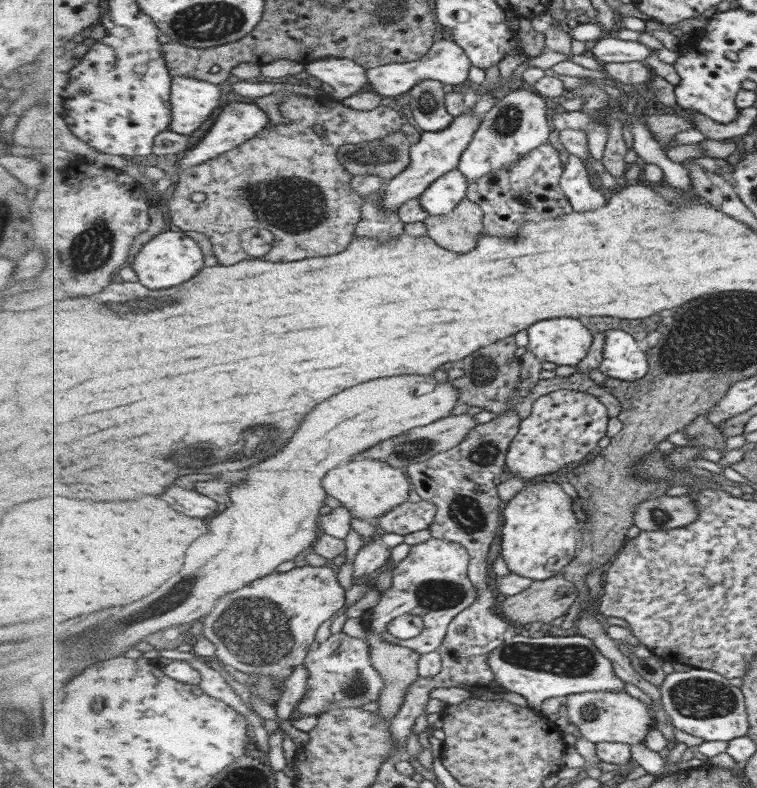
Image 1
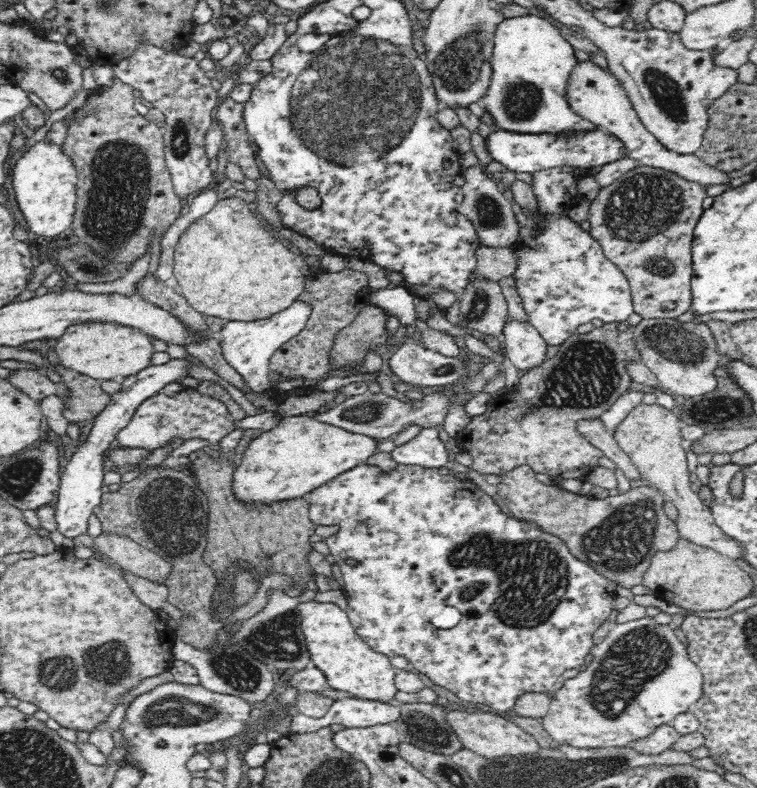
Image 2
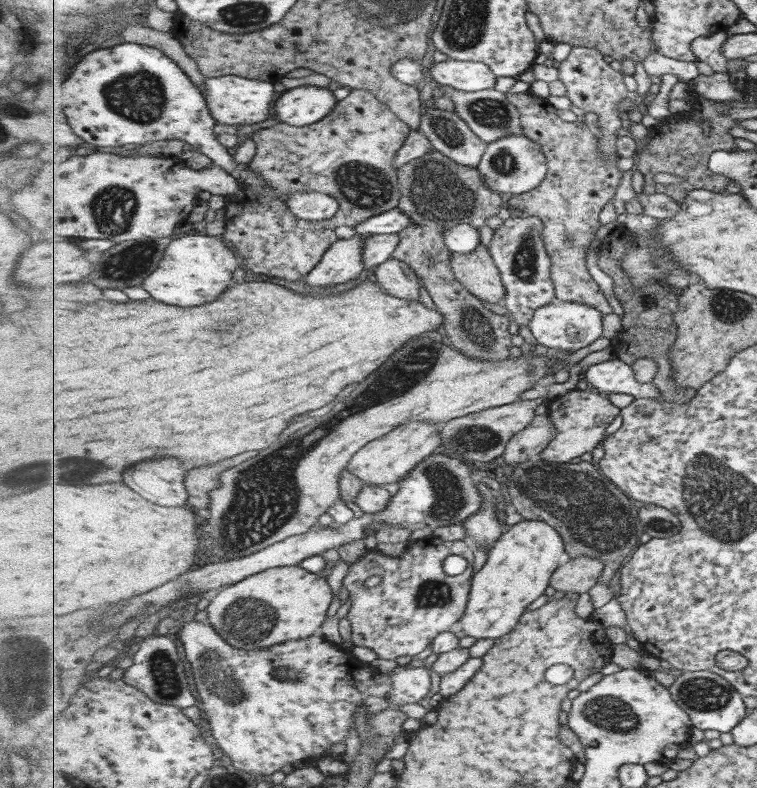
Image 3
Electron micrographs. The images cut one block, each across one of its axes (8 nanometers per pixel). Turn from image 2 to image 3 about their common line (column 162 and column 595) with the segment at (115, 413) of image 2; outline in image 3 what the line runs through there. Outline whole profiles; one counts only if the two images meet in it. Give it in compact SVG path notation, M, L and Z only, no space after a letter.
M617 358L591 365L584 370L584 376L603 396L609 393L627 393L637 399L659 399L661 396L653 383L639 382L633 367Z

